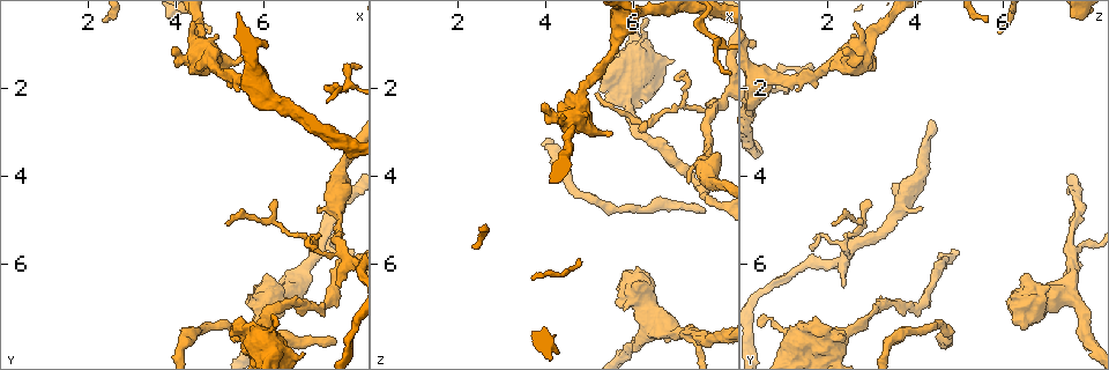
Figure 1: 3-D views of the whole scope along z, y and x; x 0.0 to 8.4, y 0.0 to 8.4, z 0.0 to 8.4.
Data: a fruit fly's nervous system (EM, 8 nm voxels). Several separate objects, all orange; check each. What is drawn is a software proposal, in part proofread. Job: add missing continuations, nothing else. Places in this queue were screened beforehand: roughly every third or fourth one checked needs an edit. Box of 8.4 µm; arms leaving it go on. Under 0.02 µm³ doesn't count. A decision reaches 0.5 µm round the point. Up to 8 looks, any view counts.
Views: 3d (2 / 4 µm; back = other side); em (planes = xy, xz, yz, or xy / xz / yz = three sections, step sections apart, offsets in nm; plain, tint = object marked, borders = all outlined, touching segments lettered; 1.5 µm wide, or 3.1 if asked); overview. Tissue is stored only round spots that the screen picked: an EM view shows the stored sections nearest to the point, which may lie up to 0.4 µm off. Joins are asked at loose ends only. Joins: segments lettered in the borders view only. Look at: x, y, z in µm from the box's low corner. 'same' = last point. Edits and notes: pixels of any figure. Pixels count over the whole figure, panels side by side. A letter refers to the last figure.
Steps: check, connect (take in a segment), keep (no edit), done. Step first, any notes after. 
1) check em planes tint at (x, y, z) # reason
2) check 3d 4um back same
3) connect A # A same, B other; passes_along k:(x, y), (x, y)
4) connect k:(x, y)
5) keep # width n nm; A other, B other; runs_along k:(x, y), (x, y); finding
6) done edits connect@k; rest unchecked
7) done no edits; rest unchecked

check 3d 2um at (5.20, 7.65, 2.40) # thick end

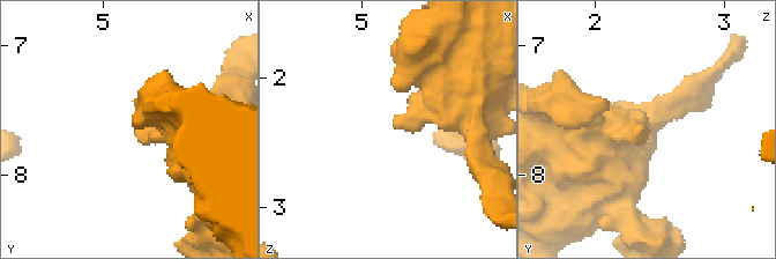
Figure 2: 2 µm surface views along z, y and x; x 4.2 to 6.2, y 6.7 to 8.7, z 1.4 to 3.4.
check em planes borders at (5.26, 7.66, 2.36)

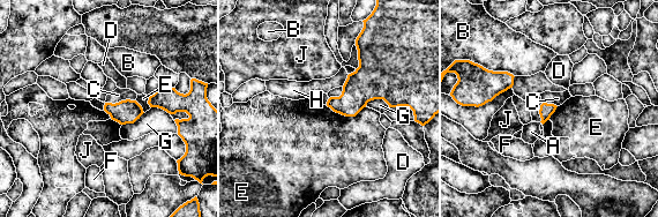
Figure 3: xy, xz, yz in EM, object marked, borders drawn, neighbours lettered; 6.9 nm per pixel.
keep # longest_contact E 280 nm; A other, B other, C other, D other, E other, F other, G other, H other, J other; no lettered segment goes on from it

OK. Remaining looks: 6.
check em planes borders at (7.20, 5.60, 1.70) # free end

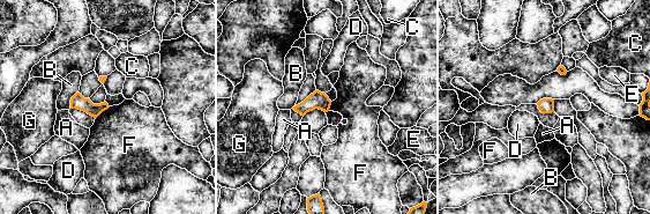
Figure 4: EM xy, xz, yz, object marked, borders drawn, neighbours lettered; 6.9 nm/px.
keep # width 100 nm; A other, B other, C other, D other, E other, F other, G other; border 4:(110, 106), (96, 118); no lettered segment goes on from it

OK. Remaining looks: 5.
check em planes borders at (7.25, 4.75, 4.20)

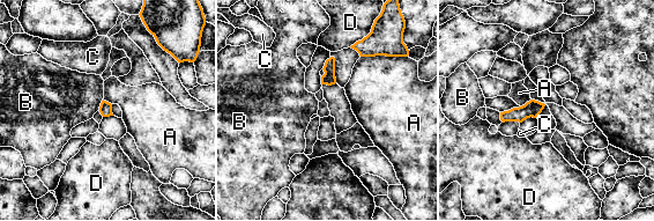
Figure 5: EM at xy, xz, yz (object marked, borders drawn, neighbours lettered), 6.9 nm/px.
keep # A other, B other, C other, D other; none of them fits

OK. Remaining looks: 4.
done no edits; rest unchecked

